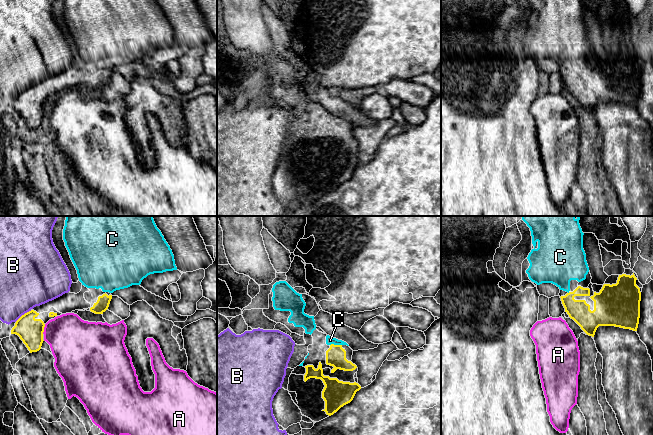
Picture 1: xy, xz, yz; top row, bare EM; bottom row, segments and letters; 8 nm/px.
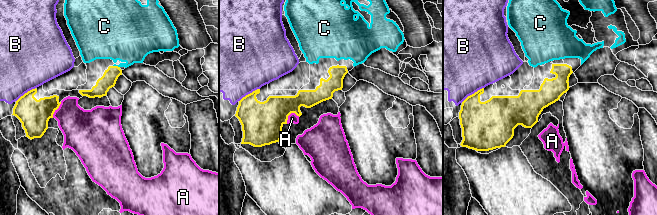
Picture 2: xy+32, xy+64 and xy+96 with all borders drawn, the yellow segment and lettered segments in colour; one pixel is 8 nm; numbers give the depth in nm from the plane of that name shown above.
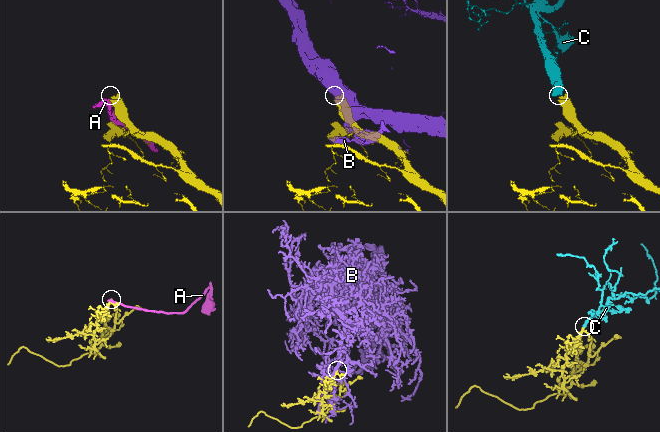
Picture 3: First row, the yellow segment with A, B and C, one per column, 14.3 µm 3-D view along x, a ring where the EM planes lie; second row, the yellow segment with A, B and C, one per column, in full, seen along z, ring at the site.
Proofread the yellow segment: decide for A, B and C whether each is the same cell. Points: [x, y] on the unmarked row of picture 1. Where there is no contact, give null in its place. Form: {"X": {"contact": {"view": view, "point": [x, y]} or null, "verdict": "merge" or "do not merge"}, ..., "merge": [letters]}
{"A": {"contact": {"view": "xy", "point": [43, 105]}, "verdict": "do not merge"}, "B": {"contact": {"view": "xy", "point": [24, 90]}, "verdict": "do not merge"}, "C": {"contact": {"view": "xz", "point": [335, 121]}, "verdict": "merge"}, "merge": ["C"]}

